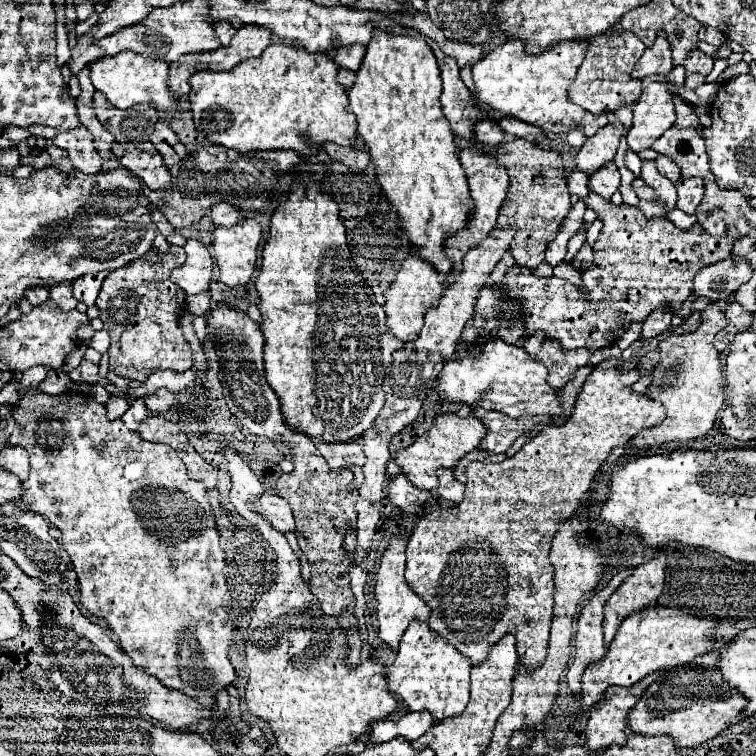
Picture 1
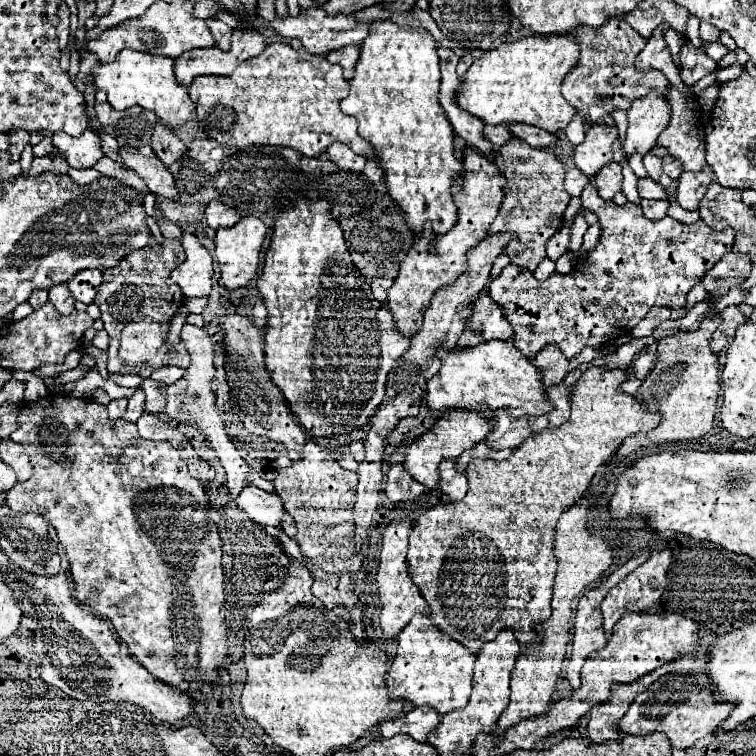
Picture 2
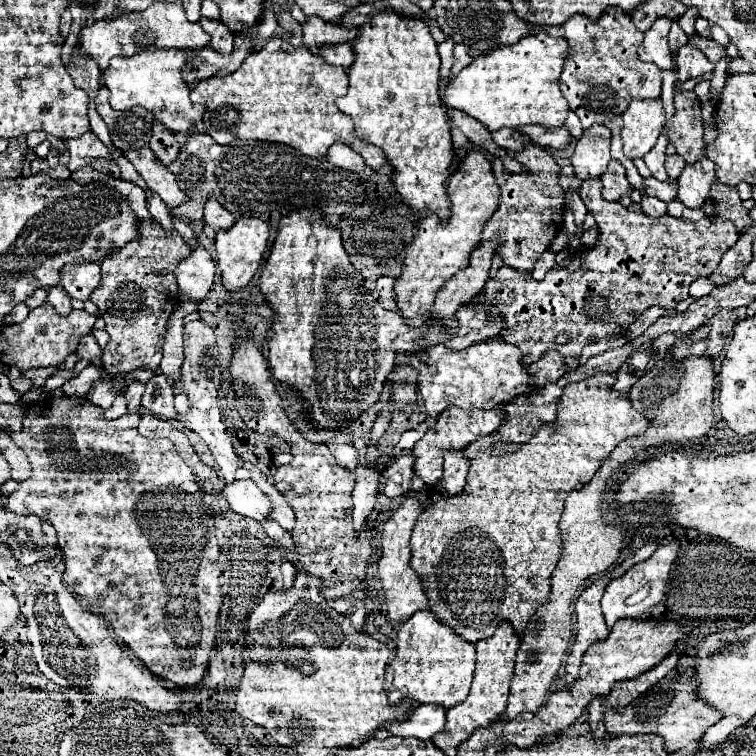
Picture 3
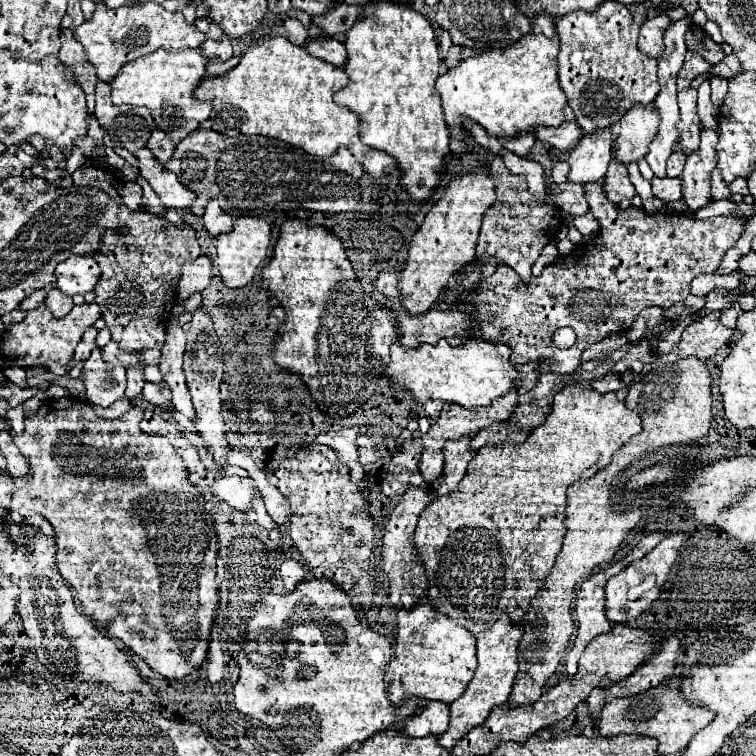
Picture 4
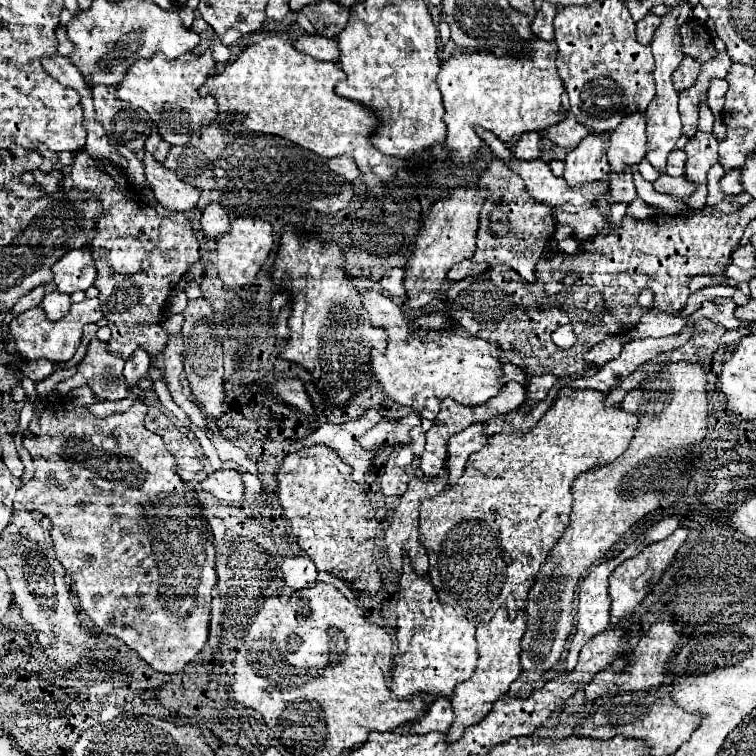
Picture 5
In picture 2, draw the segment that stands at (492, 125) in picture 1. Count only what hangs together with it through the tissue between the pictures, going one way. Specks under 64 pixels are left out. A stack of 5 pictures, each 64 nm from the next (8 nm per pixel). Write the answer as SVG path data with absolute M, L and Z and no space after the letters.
M486 124L484 126L484 138L490 140L492 144L496 144L496 146L502 146L502 144L506 144L510 140L510 132L508 132L506 126L490 126L490 124Z

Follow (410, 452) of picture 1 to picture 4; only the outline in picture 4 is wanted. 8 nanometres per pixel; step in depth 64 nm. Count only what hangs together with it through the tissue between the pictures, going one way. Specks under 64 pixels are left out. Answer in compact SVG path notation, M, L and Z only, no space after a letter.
M516 390L508 392L506 396L502 398L496 398L492 402L490 408L474 408L474 410L468 410L468 408L460 408L458 404L444 404L442 408L442 414L440 418L430 426L430 430L422 436L422 458L420 458L420 464L418 464L418 472L424 476L424 480L428 484L436 482L438 476L442 476L442 460L444 460L444 454L442 454L442 448L448 440L460 440L464 436L476 436L476 432L492 426L494 422L504 422L510 418L512 410L516 408Z

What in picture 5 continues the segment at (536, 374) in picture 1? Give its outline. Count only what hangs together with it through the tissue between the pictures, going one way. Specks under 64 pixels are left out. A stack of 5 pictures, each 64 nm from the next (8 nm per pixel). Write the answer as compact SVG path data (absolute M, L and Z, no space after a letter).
M364 292L362 304L370 314L370 322L382 326L390 336L386 354L374 352L372 370L374 378L394 402L410 406L422 417L434 421L444 398L452 398L458 404L484 404L502 390L502 362L498 360L502 354L500 346L482 338L464 336L456 330L428 332L428 336L420 336L410 330L402 310L378 292Z

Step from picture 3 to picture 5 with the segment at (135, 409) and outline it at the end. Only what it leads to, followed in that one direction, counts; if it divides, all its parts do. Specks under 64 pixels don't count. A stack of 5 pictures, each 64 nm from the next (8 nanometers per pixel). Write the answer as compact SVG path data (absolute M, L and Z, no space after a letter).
M136 348L136 352L132 354L132 360L128 360L124 366L124 378L126 378L128 390L132 390L140 384L140 380L146 376L148 368L150 368L148 354L142 348Z

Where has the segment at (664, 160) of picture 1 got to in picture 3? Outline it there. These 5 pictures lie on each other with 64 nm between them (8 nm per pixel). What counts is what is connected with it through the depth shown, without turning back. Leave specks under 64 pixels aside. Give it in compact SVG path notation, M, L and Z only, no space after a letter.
M672 154L672 156L668 156L666 158L666 172L668 172L668 176L672 178L672 180L676 180L678 176L680 176L680 172L684 170L684 160L682 160L682 156L678 156L678 154Z

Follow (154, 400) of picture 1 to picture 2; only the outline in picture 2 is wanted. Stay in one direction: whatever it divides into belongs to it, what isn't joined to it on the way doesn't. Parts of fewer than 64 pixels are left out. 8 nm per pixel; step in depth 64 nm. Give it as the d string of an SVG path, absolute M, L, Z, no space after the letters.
M184 324L180 336L182 336L182 340L184 340L188 352L190 352L192 362L190 362L190 368L186 370L186 376L180 382L166 388L166 408L164 408L164 412L172 418L178 418L178 420L188 418L190 422L194 422L198 426L198 430L212 442L212 448L216 450L222 466L226 470L230 470L238 462L238 454L236 454L238 450L232 444L230 436L222 430L222 422L218 422L218 410L214 406L214 394L210 390L212 378L214 378L214 372L216 372L214 370L212 340L210 340L210 336L206 334L204 328L198 328L198 326L192 326L192 324Z

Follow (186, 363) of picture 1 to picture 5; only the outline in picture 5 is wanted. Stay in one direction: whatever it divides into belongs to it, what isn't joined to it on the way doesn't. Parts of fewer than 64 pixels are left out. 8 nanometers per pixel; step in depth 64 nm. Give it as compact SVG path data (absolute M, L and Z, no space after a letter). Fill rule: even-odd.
M80 150L74 156L70 176L74 188L104 196L100 198L104 216L96 224L92 256L98 268L94 286L100 290L100 306L104 308L108 328L112 330L108 352L128 360L140 346L154 358L164 350L168 334L164 330L152 330L152 326L164 320L168 296L176 290L184 272L200 260L198 238L184 214L162 217L138 196L128 198L128 178L112 166L110 160L94 160ZM140 272L142 276L134 276Z

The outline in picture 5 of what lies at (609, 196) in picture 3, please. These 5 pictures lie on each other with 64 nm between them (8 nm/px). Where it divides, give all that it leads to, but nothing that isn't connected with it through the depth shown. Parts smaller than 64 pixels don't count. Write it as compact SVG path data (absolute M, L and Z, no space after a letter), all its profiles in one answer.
M610 172L608 192L610 192L612 202L626 202L626 204L630 204L636 198L636 188L632 184L632 172L622 172L620 176Z

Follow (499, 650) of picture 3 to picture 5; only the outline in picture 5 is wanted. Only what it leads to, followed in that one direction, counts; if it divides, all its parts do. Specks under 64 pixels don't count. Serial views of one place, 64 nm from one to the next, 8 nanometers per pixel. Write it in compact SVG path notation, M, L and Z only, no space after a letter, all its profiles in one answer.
M500 608L490 624L482 624L476 628L476 642L478 642L478 666L470 680L458 684L454 696L452 696L452 710L454 710L454 722L452 728L446 732L446 742L460 740L462 732L480 722L500 696L504 696L510 688L510 684L520 676L520 638L526 632L526 614L520 610L520 614L510 620L508 612Z

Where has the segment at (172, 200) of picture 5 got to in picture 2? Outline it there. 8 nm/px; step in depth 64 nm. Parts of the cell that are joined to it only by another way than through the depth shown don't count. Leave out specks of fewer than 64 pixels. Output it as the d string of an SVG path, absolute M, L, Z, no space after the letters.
M150 144L140 146L122 146L118 150L122 162L134 170L150 188L150 192L176 200L176 186L170 170L162 164L162 160L154 154Z

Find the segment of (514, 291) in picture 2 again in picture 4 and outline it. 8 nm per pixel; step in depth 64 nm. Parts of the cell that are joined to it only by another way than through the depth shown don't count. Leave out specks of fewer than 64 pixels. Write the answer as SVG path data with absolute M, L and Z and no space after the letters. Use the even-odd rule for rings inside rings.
M599 182L584 184L584 196L590 206L590 212L600 222L600 232L586 244L582 244L582 250L576 250L576 254L566 256L568 262L560 260L556 264L547 266L538 277L532 277L530 286L520 276L508 268L498 266L496 274L492 278L482 280L482 284L472 292L462 292L460 300L452 306L460 312L466 312L474 316L478 322L476 334L478 338L486 338L492 342L502 342L512 348L512 362L514 364L528 364L538 362L542 364L542 372L554 372L554 374L572 374L580 366L580 354L592 346L594 342L604 340L608 334L614 332L626 332L632 322L636 320L638 312L646 306L660 306L664 310L684 302L690 294L690 282L698 274L710 274L716 272L720 266L722 256L728 248L736 244L740 234L744 232L748 218L736 220L734 216L716 216L708 220L696 220L688 218L684 214L646 214L640 208L630 206L628 210L620 210L618 204L610 202L604 196L603 188ZM570 326L576 332L576 344L568 350L562 350L554 346L552 336L558 328Z

